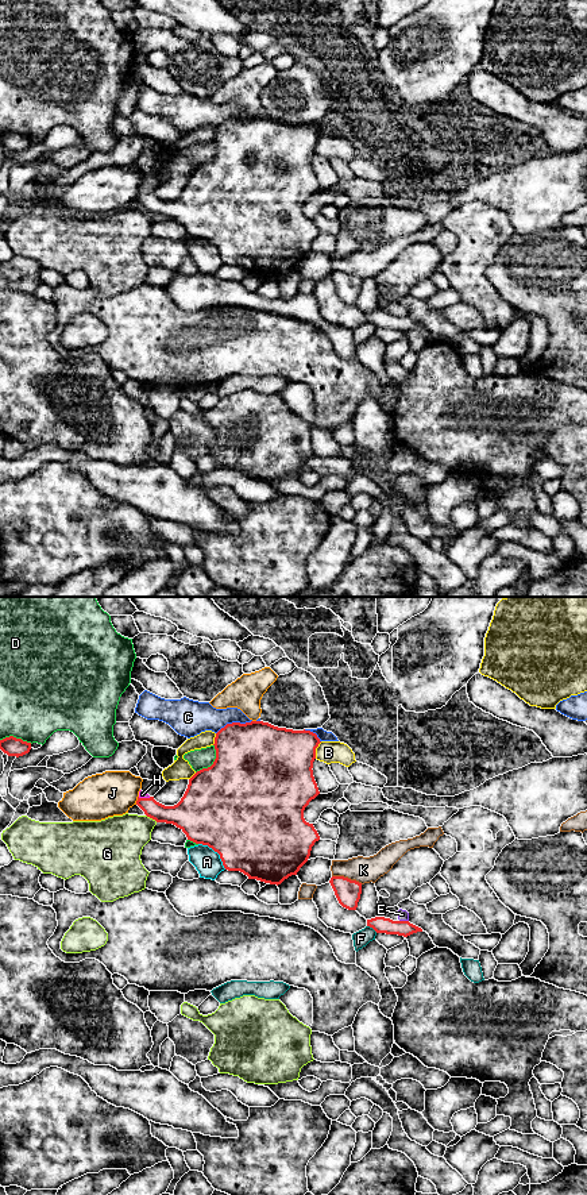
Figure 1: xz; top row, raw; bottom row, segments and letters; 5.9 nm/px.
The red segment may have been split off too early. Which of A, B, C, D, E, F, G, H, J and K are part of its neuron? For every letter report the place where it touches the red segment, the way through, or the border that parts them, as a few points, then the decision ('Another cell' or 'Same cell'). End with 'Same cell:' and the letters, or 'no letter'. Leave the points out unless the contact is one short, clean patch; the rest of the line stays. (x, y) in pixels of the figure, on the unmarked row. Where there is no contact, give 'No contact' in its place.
A: Touches red at xz (216, 246). Another cell
B: Touches red at xz (315, 145). Another cell
C: Touches red at xz (234, 118). Another cell
D: Touches red at xz (213, 157). Another cell
E: Touches red at xz (404, 316). Boundary: xz (400, 315), (408, 316). Another cell
F: Touches red at xz (373, 323). Another cell
G: Touches red at xz (151, 212). Another cell
H: Touches red at xz (145, 193). Same cell
J: Touches red at xz (138, 195). Another cell
K: Touches red at xz (347, 273). Boundary: xz (332, 270), (343, 270), (362, 278). Another cell
Same cell: H

